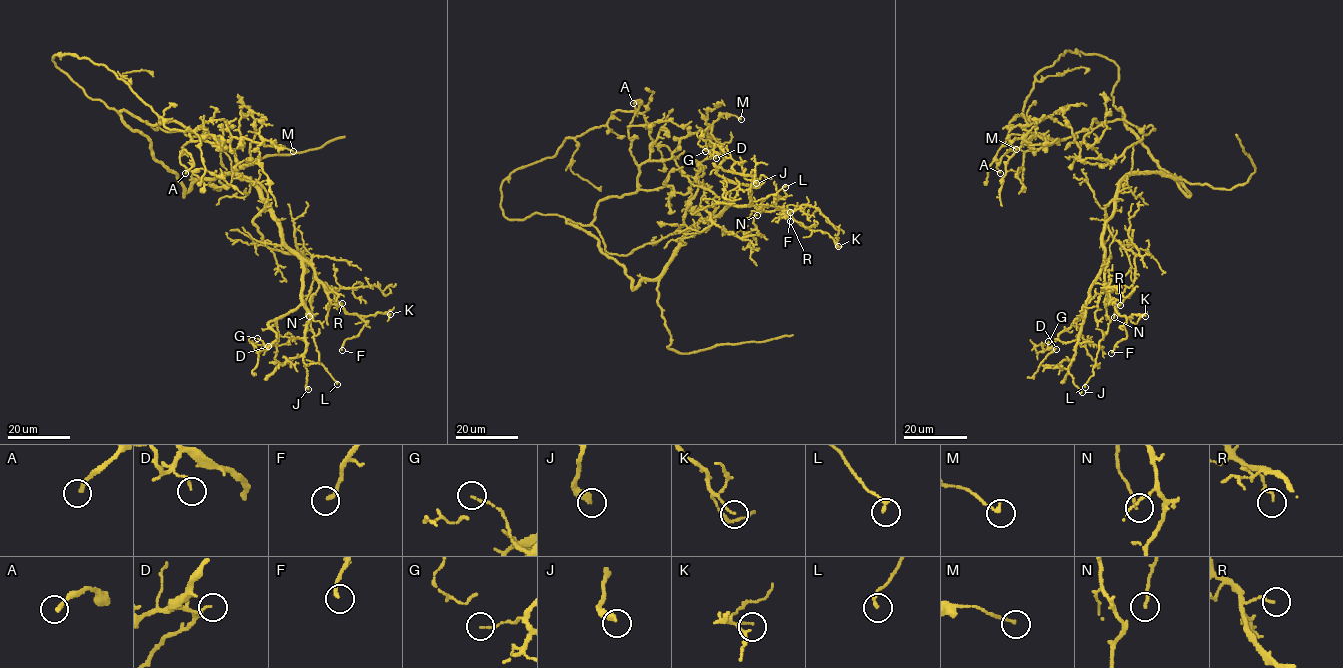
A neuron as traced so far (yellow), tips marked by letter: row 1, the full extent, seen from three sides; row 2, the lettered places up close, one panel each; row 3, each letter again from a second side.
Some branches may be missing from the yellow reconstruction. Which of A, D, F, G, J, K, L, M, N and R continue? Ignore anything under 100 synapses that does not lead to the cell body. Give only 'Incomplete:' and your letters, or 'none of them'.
Incomplete: none of them

